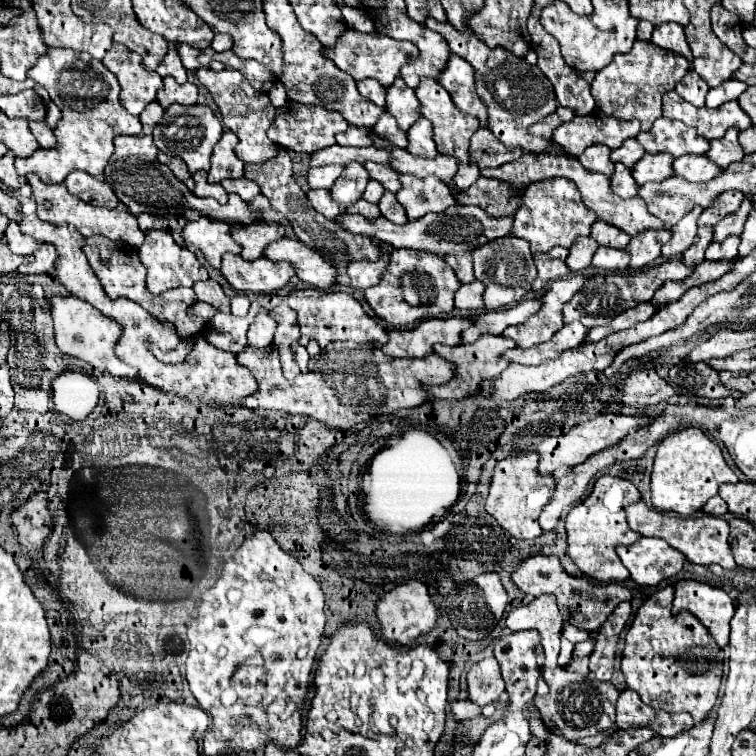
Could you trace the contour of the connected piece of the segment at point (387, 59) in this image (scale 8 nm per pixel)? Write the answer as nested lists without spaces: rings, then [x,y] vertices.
[[[348,30],[348,32],[344,32],[342,40],[338,40],[338,48],[324,50],[324,56],[328,56],[342,72],[350,74],[354,80],[374,78],[384,88],[388,88],[388,86],[394,84],[396,78],[400,78],[400,68],[418,58],[418,48],[410,42],[394,40],[394,38],[390,38],[386,34],[380,34],[380,32],[362,34],[362,32],[356,32],[356,30]]]

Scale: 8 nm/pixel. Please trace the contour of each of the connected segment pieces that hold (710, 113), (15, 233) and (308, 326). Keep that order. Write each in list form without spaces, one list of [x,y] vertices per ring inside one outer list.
[[[674,90],[664,96],[664,116],[684,122],[686,126],[696,128],[698,136],[706,140],[722,138],[728,128],[746,130],[752,126],[750,116],[740,108],[738,102],[726,102],[718,108],[696,108],[682,100]]]
[[[12,220],[6,228],[6,240],[8,240],[8,246],[12,252],[16,254],[34,254],[38,248],[40,248],[40,242],[36,242],[34,238],[26,236],[20,232],[20,226]]]
[[[304,288],[294,290],[288,294],[290,308],[298,314],[298,324],[301,335],[315,340],[324,349],[335,341],[352,340],[359,344],[372,343],[384,344],[386,342],[386,330],[374,322],[362,308],[362,304],[344,292],[324,292],[318,288]]]

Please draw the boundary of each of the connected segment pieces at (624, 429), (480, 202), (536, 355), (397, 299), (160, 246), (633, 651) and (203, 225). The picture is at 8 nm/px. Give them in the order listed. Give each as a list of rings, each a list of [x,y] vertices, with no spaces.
[[[608,414],[608,416],[598,416],[594,420],[588,420],[576,428],[572,428],[570,432],[558,436],[558,438],[546,438],[540,442],[538,446],[538,454],[542,454],[542,464],[538,466],[542,474],[554,474],[558,468],[562,466],[576,466],[576,464],[582,464],[588,456],[608,448],[608,446],[614,446],[618,444],[624,436],[628,436],[632,430],[640,428],[644,422],[636,420],[636,418],[630,418],[630,416],[614,416],[614,414]]]
[[[480,176],[468,190],[458,190],[454,182],[448,184],[458,204],[472,204],[490,216],[514,216],[520,206],[520,190],[504,180]]]
[[[572,322],[572,324],[562,326],[548,342],[542,342],[538,346],[528,348],[528,350],[512,348],[504,356],[510,362],[518,362],[518,364],[526,364],[526,366],[536,366],[536,364],[542,364],[546,360],[558,358],[566,350],[572,350],[572,348],[580,346],[584,342],[586,332],[588,332],[586,326],[582,326],[580,322]]]
[[[394,250],[390,254],[386,270],[380,276],[380,282],[368,288],[364,292],[364,298],[380,320],[398,328],[416,326],[422,320],[450,314],[454,310],[454,294],[458,288],[460,280],[440,256],[414,250]]]
[[[150,230],[146,234],[146,242],[142,244],[142,248],[138,248],[138,252],[142,256],[142,264],[148,268],[146,286],[152,294],[160,294],[164,290],[178,288],[178,286],[190,288],[196,280],[208,280],[208,272],[198,262],[196,254],[190,252],[188,248],[184,248],[184,246],[178,246],[166,230]]]
[[[666,586],[638,608],[632,626],[626,632],[622,672],[626,676],[628,688],[634,690],[650,708],[666,712],[688,712],[696,722],[702,722],[718,698],[722,662],[706,658],[682,660],[682,654],[702,644],[712,644],[712,636],[690,612],[680,612],[678,616],[670,612],[672,592],[672,586]]]
[[[208,216],[188,220],[182,230],[182,238],[188,246],[198,248],[212,268],[220,268],[222,254],[240,254],[238,244],[230,238],[230,224],[210,220]]]

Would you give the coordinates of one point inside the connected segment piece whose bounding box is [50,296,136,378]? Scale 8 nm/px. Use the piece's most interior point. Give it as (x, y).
(81, 331)

